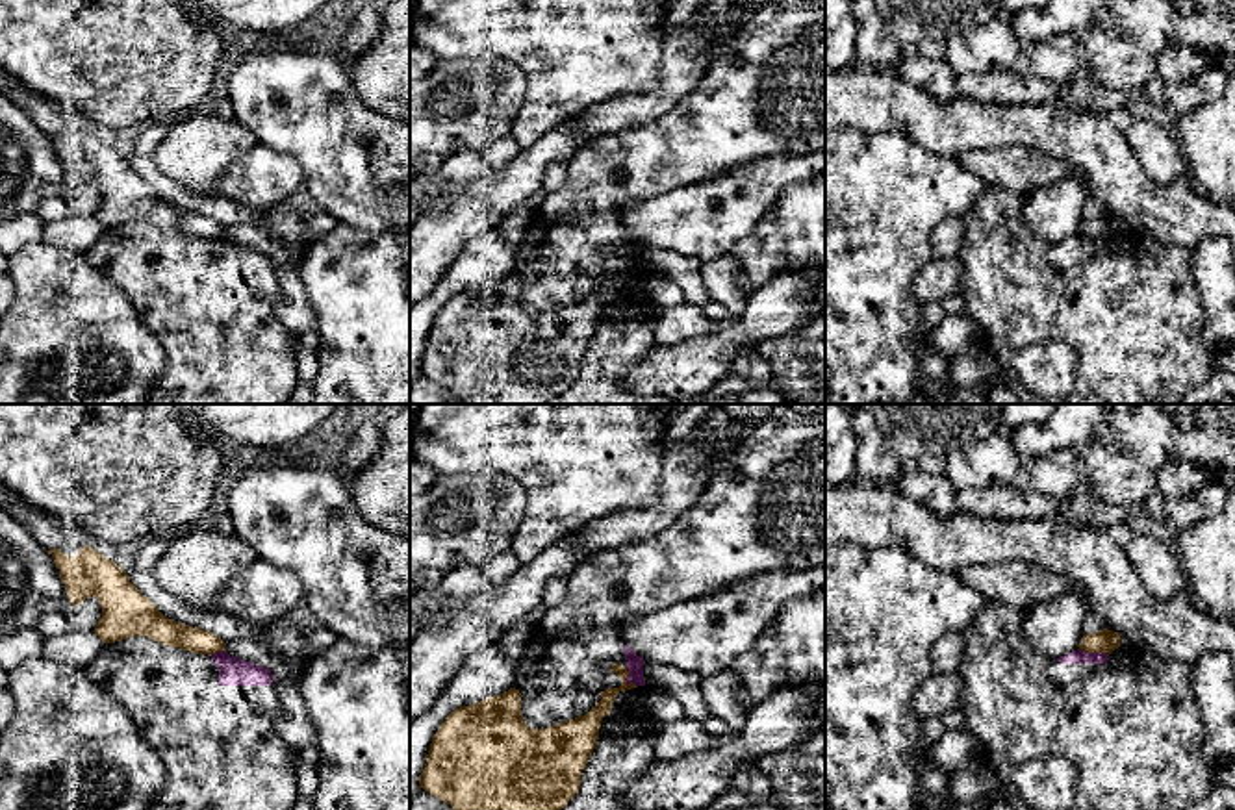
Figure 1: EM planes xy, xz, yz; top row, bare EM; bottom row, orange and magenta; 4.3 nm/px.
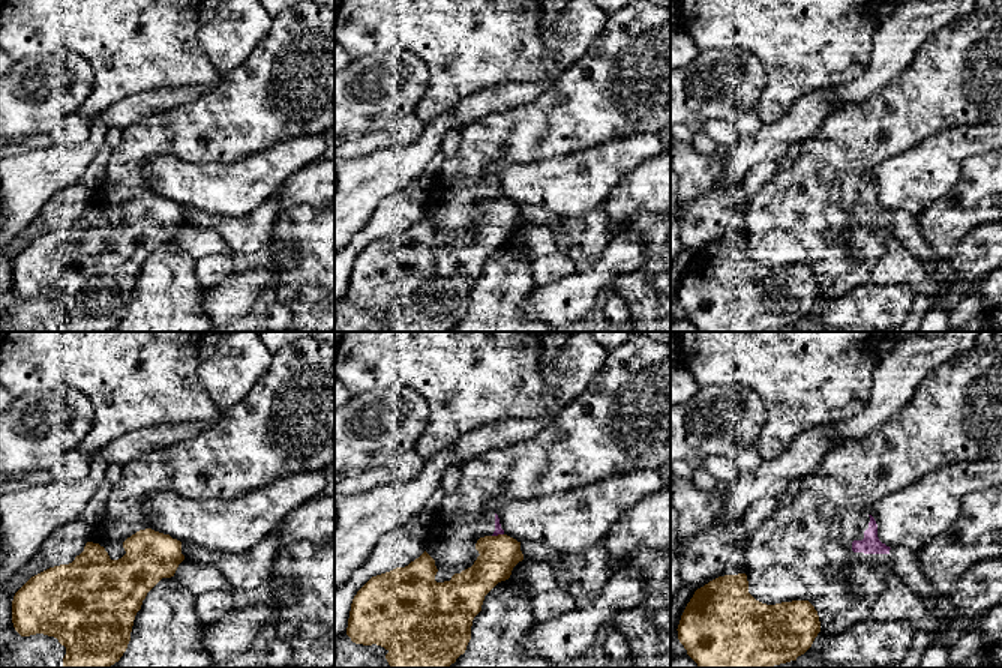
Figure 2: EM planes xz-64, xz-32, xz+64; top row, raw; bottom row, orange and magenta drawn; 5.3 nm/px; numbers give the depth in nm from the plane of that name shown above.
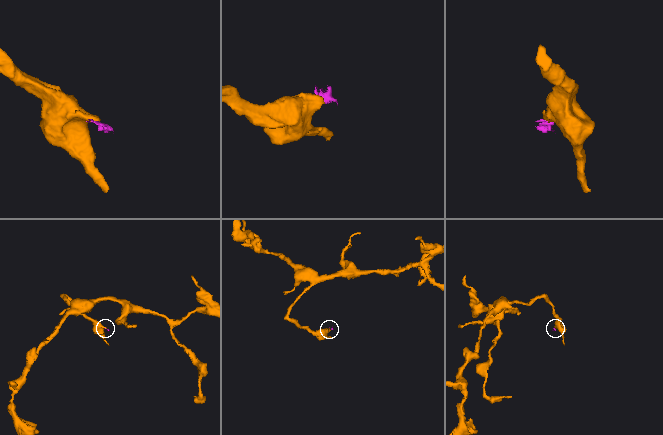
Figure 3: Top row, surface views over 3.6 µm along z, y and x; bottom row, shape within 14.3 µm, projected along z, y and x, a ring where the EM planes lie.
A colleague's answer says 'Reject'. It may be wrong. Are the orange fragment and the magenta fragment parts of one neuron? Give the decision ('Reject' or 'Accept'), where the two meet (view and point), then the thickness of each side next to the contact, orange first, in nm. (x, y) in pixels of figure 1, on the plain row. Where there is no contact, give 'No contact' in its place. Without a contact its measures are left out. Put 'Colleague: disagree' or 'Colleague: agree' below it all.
Reject. Touches orange at xz (625, 262). Thickness 90 nm (orange) against 80 nm
Colleague: agree

